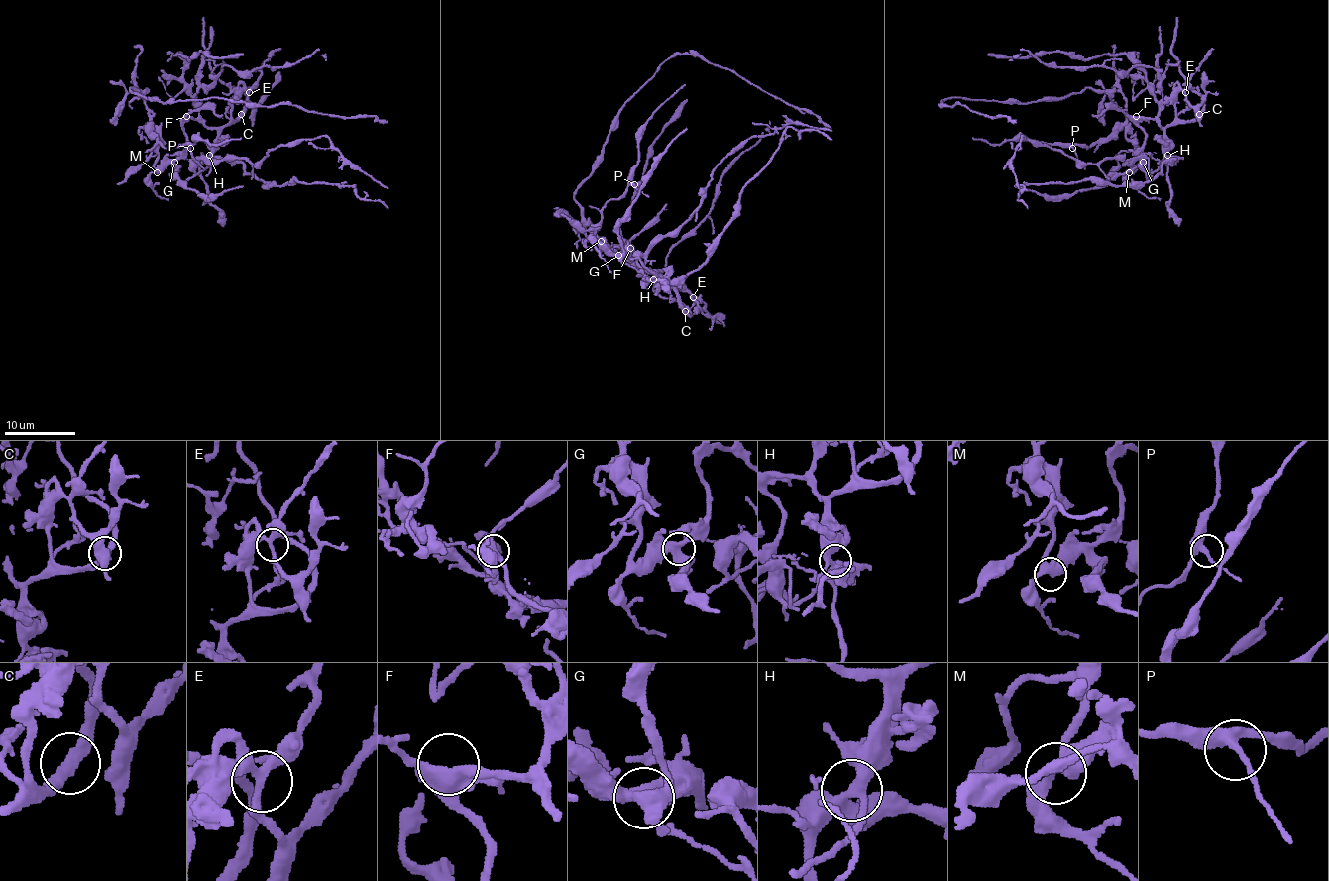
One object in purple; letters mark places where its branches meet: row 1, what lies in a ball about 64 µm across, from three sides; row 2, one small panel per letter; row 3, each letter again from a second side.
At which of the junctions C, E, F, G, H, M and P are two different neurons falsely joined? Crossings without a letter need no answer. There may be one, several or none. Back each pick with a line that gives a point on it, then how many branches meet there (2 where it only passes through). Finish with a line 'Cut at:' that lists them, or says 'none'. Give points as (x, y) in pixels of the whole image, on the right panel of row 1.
Cut at: none

